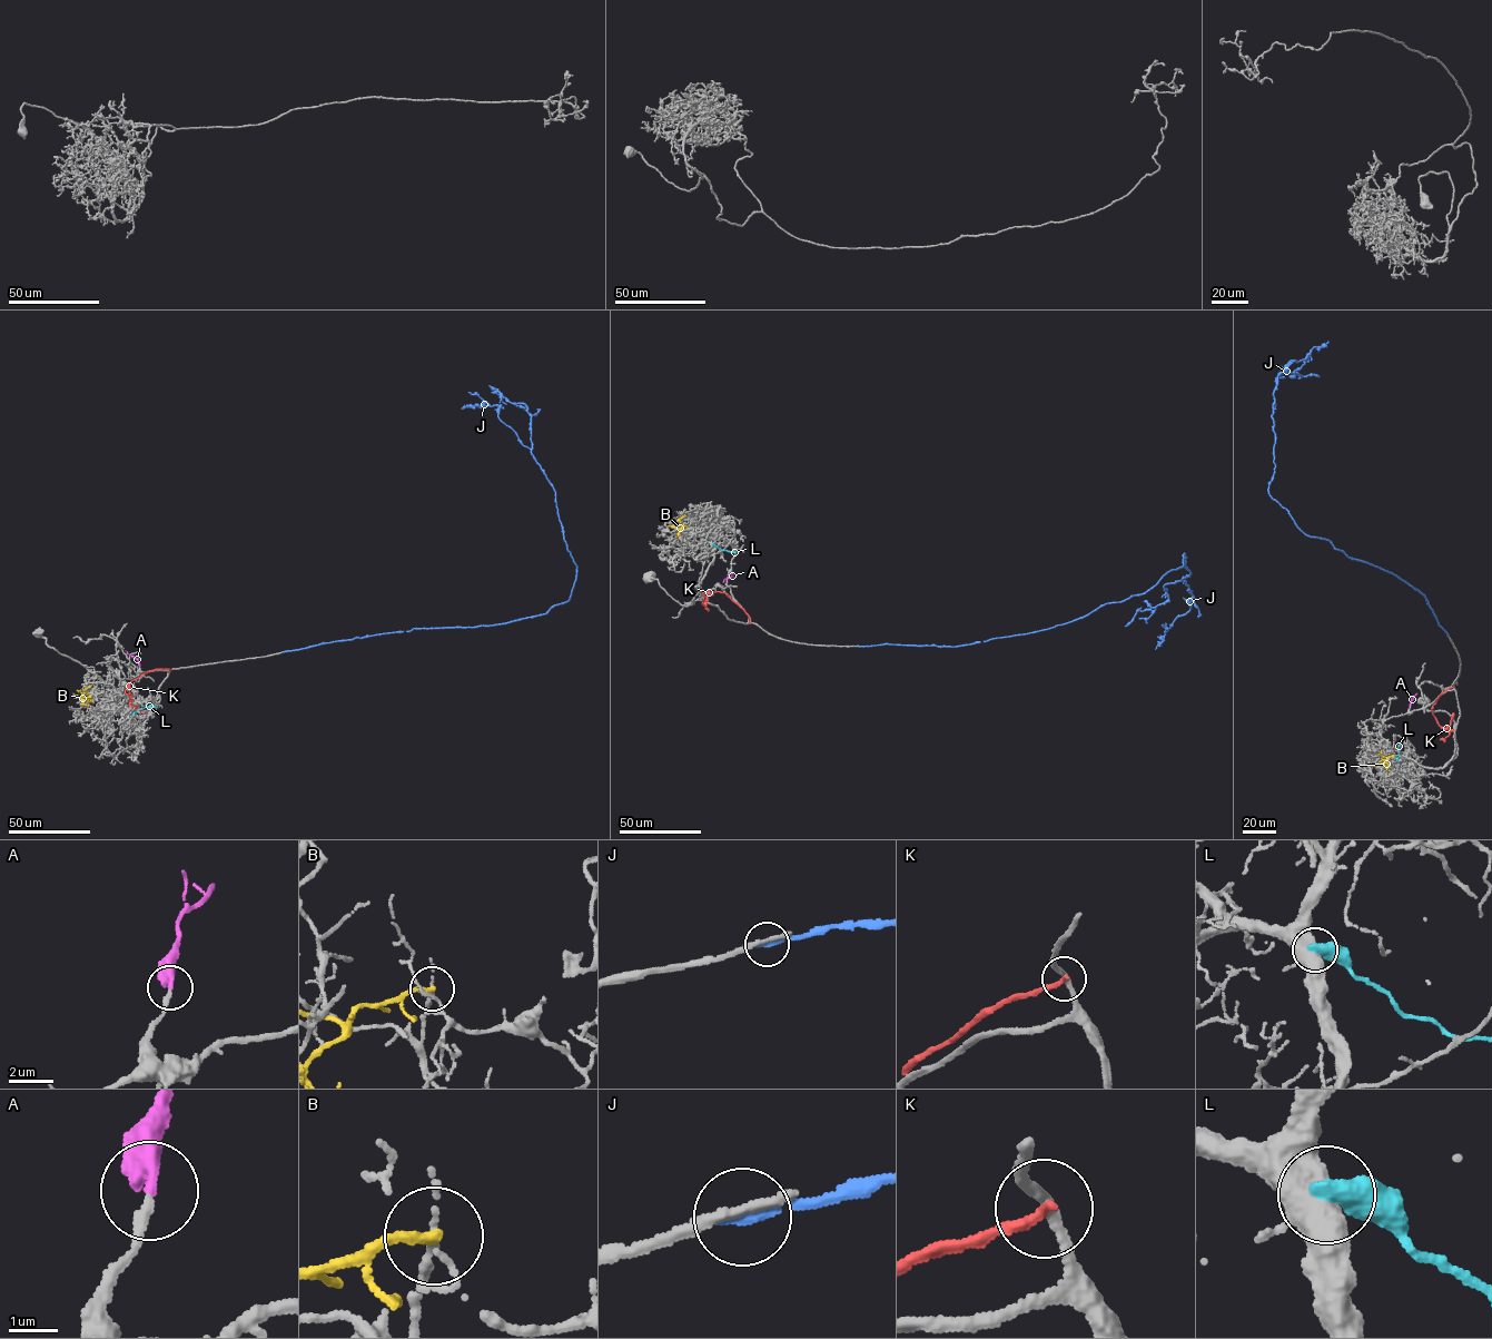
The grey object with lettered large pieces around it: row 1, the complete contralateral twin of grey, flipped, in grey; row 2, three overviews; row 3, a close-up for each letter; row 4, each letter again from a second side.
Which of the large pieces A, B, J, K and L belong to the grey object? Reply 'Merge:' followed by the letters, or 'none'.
Merge: A

